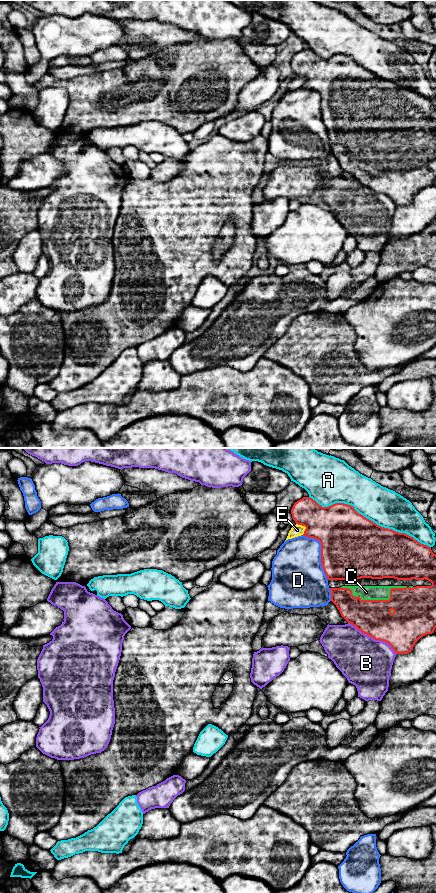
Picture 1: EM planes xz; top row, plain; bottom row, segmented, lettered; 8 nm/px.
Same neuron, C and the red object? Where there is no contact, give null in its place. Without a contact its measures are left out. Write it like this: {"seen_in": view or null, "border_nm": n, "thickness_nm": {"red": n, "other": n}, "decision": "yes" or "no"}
{"seen_in": "xz", "border_nm": 550, "thickness_nm": {"red": 280, "other": 110}, "decision": "yes"}

